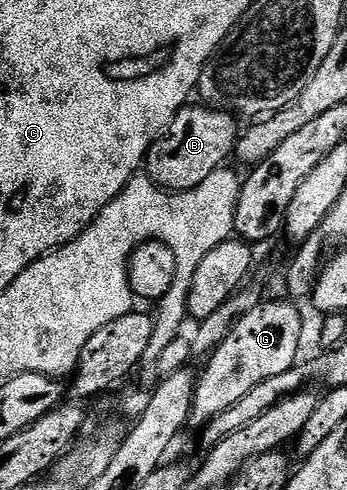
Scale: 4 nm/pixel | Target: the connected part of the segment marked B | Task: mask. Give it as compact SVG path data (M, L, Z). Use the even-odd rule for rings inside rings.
M186 105L182 107L171 121L171 125L166 127L163 134L154 143L153 148L147 156L147 174L158 187L170 192L180 193L182 191L190 191L200 185L206 183L211 177L211 173L222 170L226 165L225 158L234 154L237 137L239 134L238 120L230 115L227 111L214 111L208 105Z

